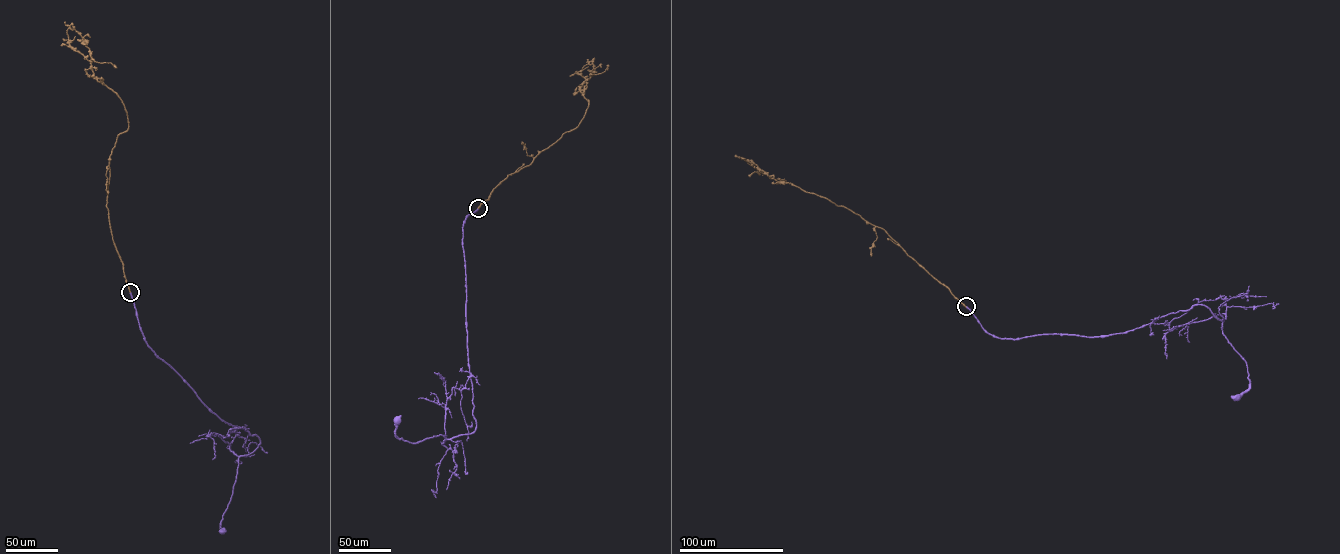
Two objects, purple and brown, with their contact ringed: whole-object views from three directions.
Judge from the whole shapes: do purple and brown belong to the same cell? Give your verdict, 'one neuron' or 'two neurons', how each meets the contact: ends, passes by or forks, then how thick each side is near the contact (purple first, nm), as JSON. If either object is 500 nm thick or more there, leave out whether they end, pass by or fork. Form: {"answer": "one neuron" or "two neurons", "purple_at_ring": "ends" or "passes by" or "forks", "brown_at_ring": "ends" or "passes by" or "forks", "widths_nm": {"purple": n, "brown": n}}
{"answer": "one neuron", "widths_nm": {"purple": 650, "brown": 600}}

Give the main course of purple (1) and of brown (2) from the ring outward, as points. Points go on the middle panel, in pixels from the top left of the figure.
1: (478, 208), (462, 228), (476, 429), (412, 443), (395, 435), (397, 420)
2: (478, 208), (508, 175), (578, 125), (589, 102), (580, 90), (585, 78), (578, 73), (588, 59)

